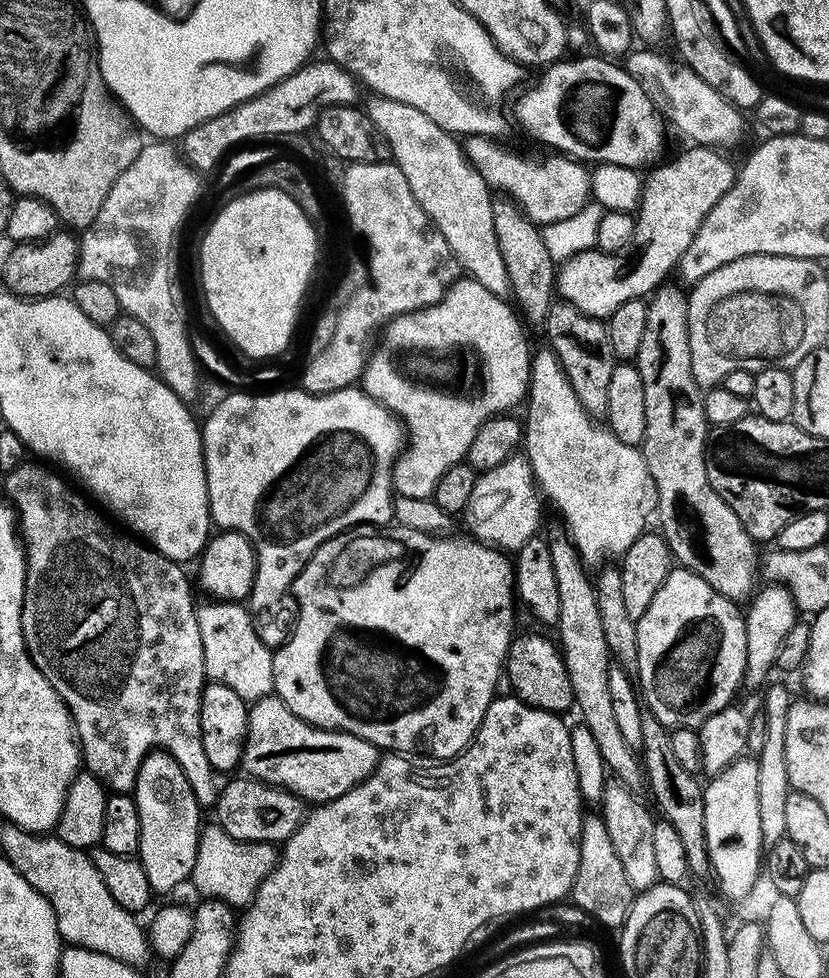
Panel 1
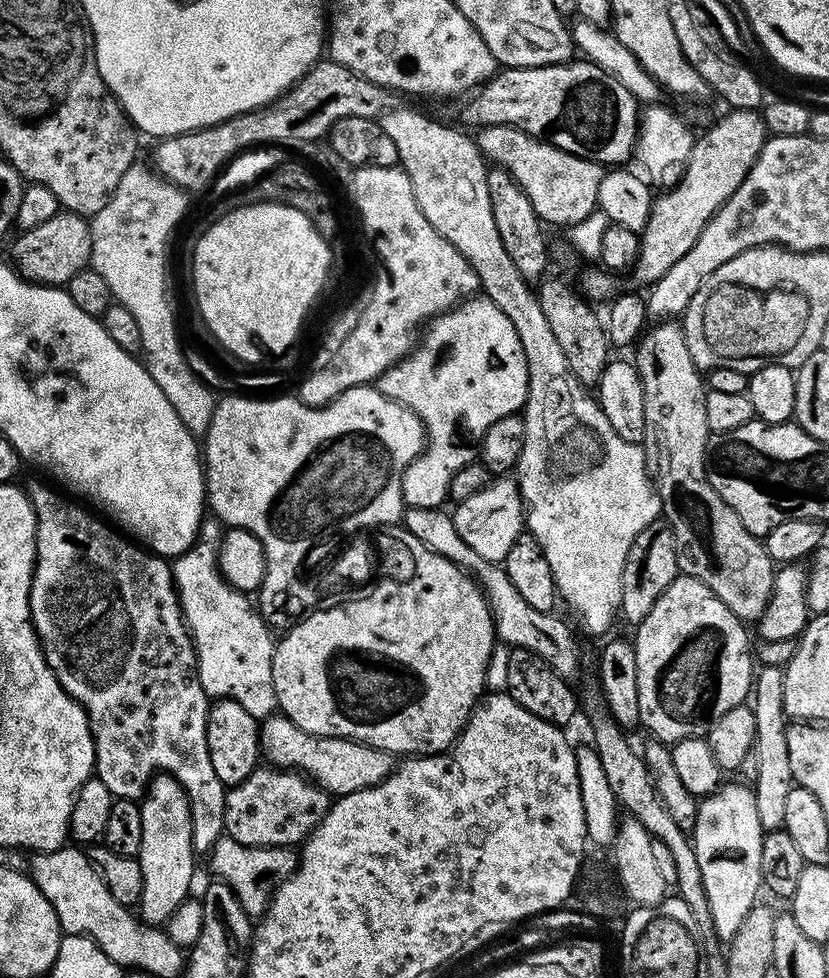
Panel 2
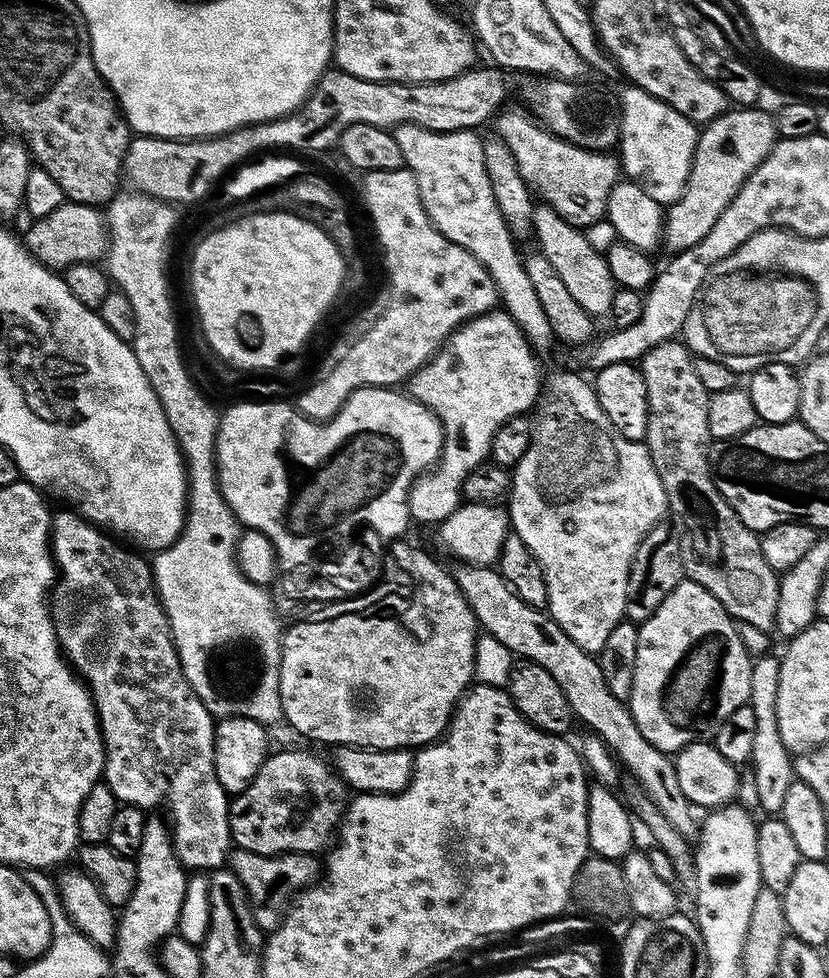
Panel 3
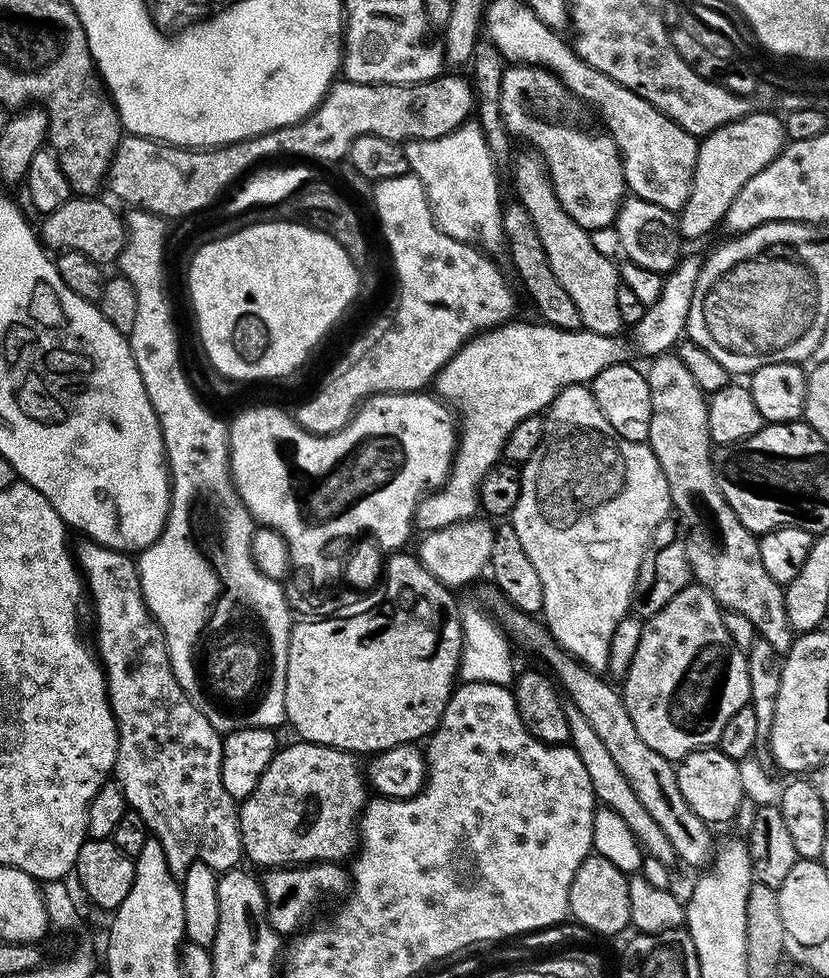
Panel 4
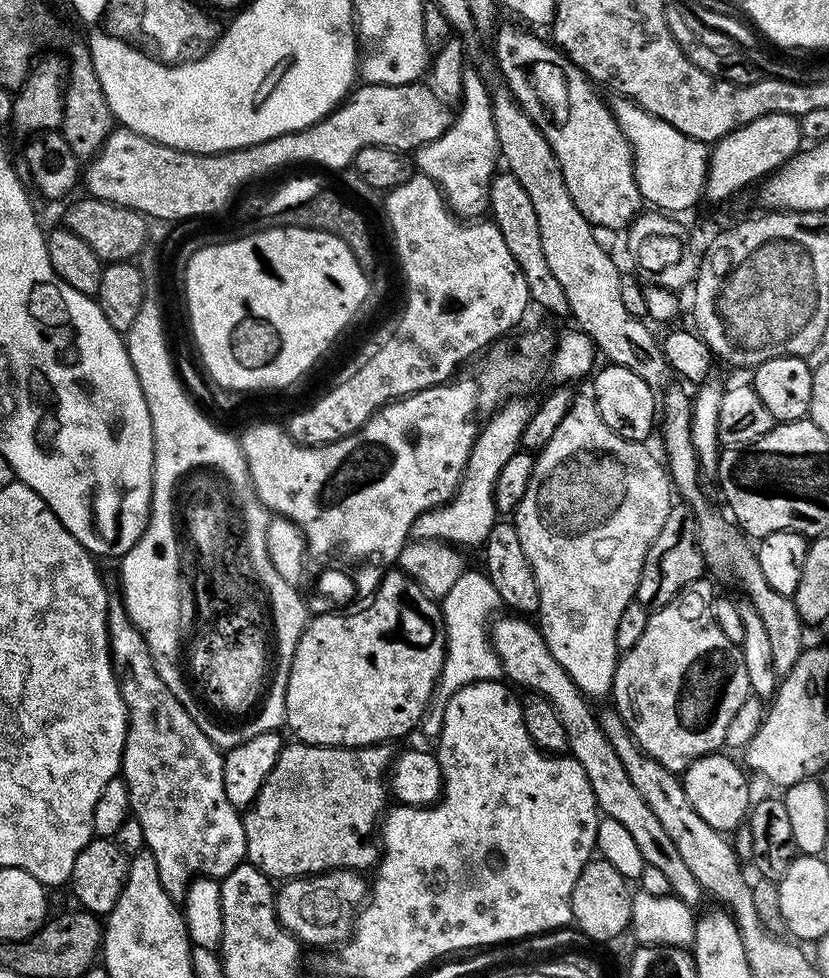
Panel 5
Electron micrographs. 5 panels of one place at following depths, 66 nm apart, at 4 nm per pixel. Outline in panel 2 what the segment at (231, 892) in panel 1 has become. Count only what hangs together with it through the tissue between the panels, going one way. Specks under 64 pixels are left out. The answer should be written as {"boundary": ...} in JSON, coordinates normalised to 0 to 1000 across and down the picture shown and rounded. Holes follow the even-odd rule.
{"boundary":[[[271,853],[256,866],[253,878],[256,878],[257,892],[255,895],[262,900],[269,900],[273,906],[277,906],[277,910],[282,910],[292,930],[297,930],[299,937],[312,939],[323,929],[323,921],[328,919],[328,913],[357,889],[359,871],[352,865],[346,867],[297,865]]]}

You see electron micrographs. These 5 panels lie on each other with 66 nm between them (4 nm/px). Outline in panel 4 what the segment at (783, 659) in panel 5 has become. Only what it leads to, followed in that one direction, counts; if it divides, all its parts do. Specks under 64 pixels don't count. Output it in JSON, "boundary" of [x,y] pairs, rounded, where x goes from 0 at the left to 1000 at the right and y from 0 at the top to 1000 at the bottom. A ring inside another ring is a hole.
{"boundary":[[[796,362],[788,368],[791,369],[779,376],[786,400],[786,426],[779,453],[794,468],[799,485],[803,485],[814,527],[817,524],[825,531],[830,545],[824,545],[823,551],[838,596],[848,599],[870,623],[900,631],[916,653],[929,656],[938,669],[948,669],[955,664],[958,643],[948,628],[946,601],[924,587],[913,549],[897,541],[864,495],[852,403],[837,391],[819,363]]]}

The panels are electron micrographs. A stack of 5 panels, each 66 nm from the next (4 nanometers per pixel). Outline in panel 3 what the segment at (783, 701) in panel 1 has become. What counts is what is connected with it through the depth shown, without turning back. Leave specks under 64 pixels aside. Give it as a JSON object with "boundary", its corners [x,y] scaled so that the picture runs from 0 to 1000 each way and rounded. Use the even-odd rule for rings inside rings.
{"boundary":[[[931,669],[913,670],[907,680],[905,693],[905,714],[901,723],[910,726],[910,767],[905,784],[913,792],[914,820],[923,831],[940,831],[948,816],[948,808],[958,797],[958,773],[943,759],[943,751],[936,733],[936,715],[941,696],[941,675]]]}

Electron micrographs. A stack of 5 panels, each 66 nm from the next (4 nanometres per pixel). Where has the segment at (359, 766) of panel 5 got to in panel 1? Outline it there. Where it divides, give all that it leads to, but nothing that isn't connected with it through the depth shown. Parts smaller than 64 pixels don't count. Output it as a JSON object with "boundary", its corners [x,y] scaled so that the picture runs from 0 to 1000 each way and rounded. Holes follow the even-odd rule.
{"boundary":[[[290,791],[280,797],[285,796],[286,798],[277,799],[271,806],[269,803],[264,807],[258,823],[259,842],[264,843],[268,849],[273,849],[273,853],[277,853],[277,857],[287,857],[292,861],[337,864],[339,861],[347,859],[350,853],[355,853],[355,849],[359,849],[359,845],[367,839],[369,833],[368,819],[353,810],[349,810],[346,806],[333,806],[329,802],[322,802],[318,798],[305,798],[298,791]]]}

